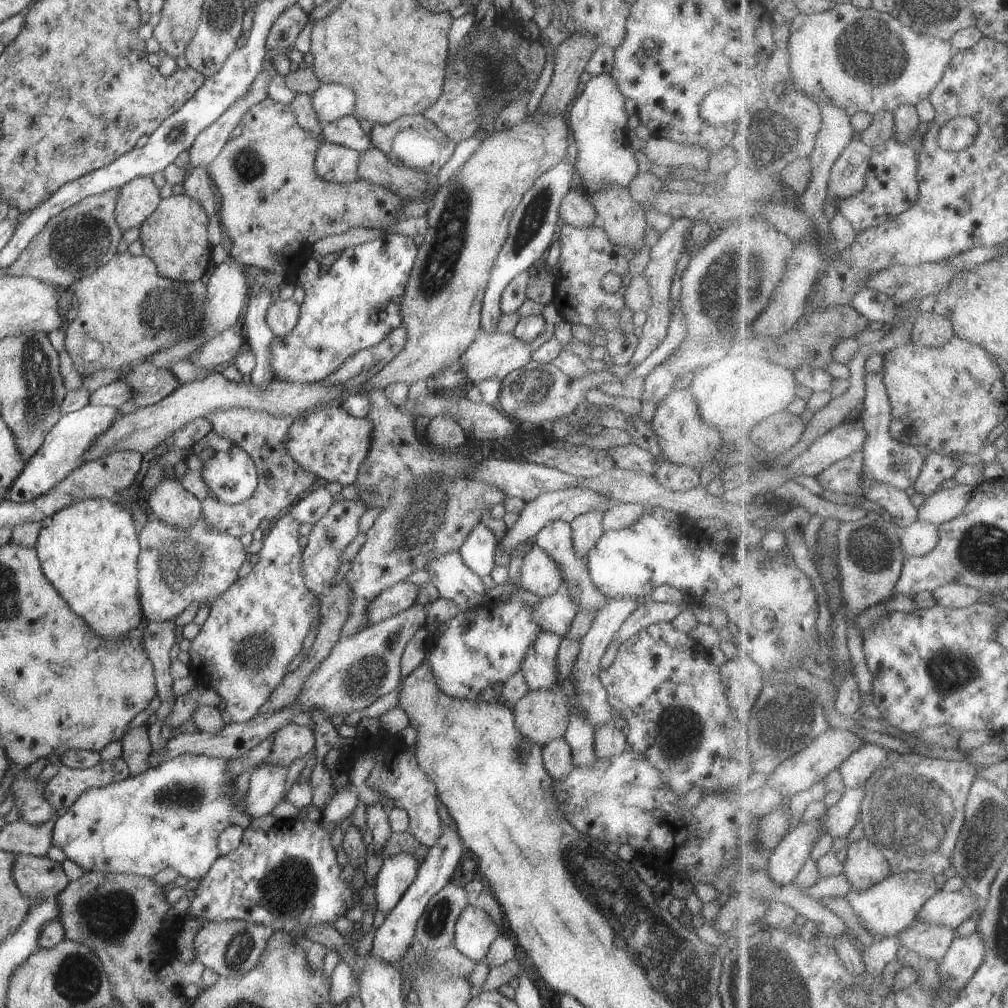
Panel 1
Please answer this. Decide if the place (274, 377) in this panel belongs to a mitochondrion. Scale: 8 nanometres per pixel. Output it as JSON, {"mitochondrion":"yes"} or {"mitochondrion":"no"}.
{"mitochondrion":"no"}

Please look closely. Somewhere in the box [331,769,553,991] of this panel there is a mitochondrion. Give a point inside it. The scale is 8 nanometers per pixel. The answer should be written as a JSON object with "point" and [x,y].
{"point":[435,923]}

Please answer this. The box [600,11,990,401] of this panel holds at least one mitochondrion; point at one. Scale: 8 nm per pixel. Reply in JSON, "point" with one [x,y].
{"point":[867,51]}

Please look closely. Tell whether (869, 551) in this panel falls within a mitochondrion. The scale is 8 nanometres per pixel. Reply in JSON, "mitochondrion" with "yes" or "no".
{"mitochondrion":"yes"}

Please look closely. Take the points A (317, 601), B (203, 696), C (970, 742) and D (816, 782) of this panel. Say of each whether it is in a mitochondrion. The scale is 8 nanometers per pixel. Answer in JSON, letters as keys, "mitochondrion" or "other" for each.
{"A":"other","B":"other","C":"other","D":"other"}

